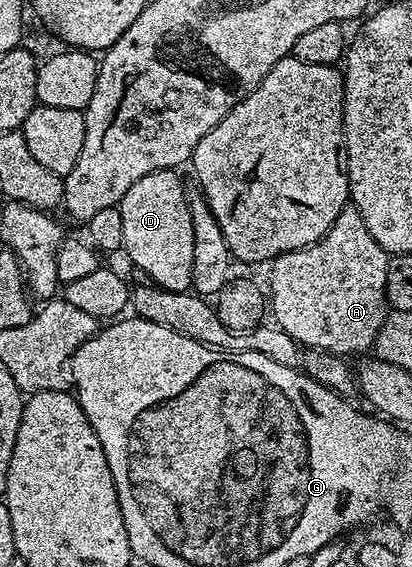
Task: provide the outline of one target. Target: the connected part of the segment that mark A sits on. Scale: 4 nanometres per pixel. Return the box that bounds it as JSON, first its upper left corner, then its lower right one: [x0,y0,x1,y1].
[269,207,389,359]

